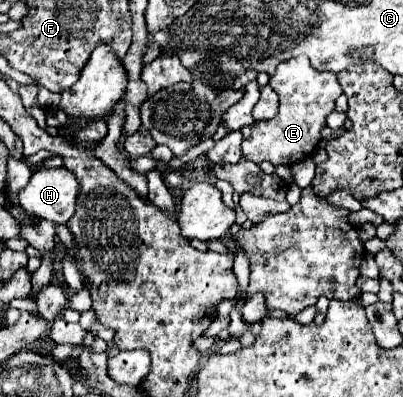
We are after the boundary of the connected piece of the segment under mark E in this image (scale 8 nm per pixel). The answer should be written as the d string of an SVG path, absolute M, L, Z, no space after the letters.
M305 55L279 63L269 85L277 89L279 113L269 121L255 121L253 125L241 127L243 157L253 163L269 161L273 165L293 165L317 151L323 139L321 131L327 125L325 119L335 109L335 101L343 91L335 73L315 71Z

